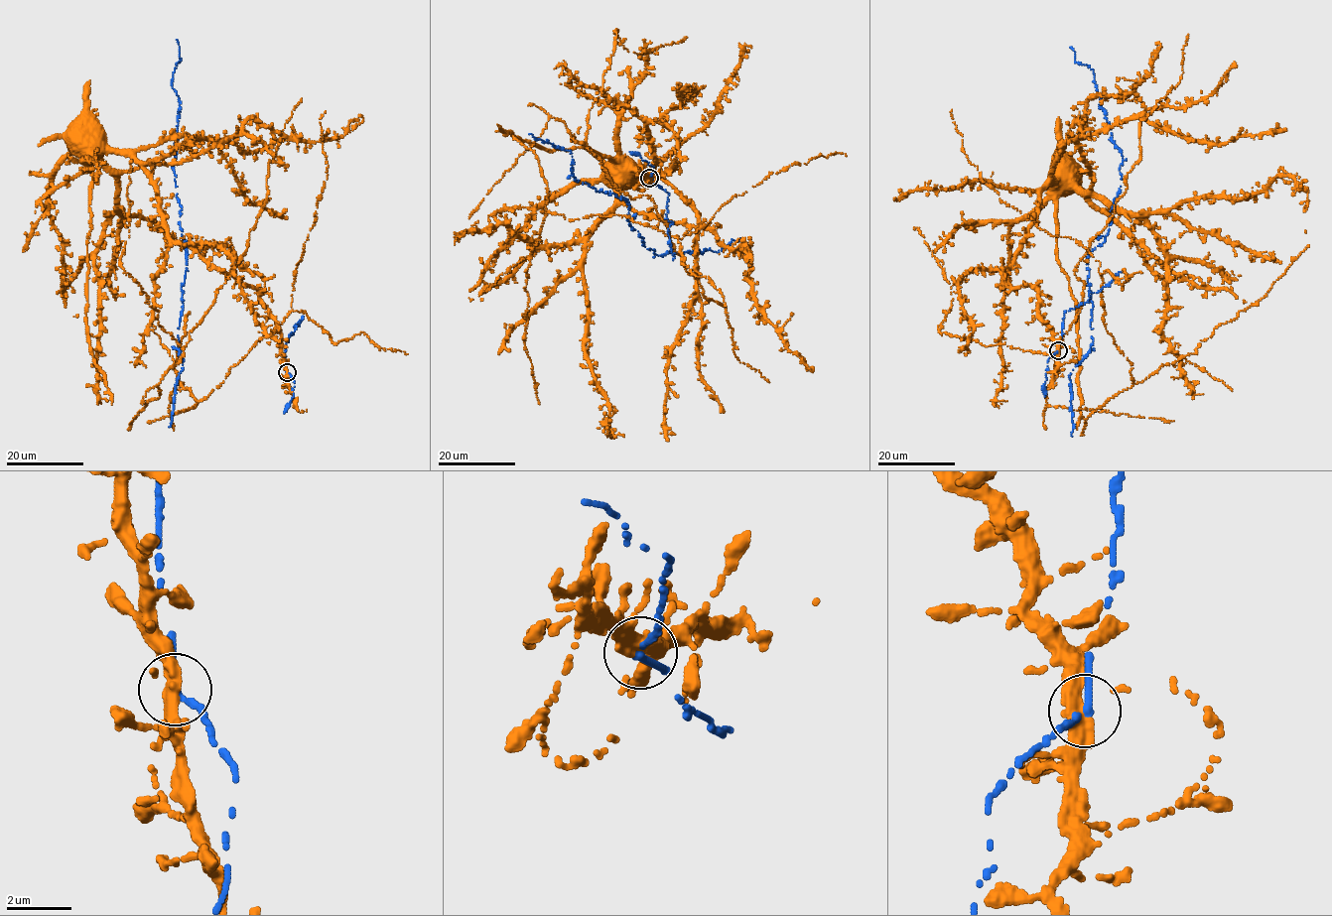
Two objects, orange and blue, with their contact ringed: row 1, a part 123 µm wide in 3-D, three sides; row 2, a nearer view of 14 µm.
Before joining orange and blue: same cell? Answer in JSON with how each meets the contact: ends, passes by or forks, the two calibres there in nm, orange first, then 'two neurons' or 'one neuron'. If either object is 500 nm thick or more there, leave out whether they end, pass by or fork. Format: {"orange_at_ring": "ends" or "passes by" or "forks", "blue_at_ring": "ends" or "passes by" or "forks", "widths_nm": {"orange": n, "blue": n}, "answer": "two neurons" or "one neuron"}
{"orange_at_ring": "passes by", "blue_at_ring": "passes by", "widths_nm": {"orange": 440, "blue": 200}, "answer": "one neuron"}

